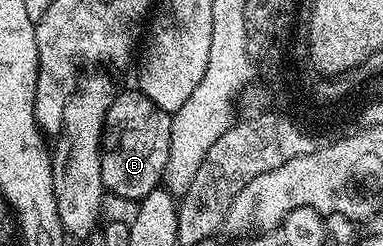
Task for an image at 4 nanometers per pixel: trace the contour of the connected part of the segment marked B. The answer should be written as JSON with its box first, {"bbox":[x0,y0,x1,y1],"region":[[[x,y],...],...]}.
{"bbox":[100,87,170,203],"region":[[[132,87],[117,92],[104,120],[104,136],[100,139],[102,183],[109,194],[124,201],[139,203],[164,180],[164,168],[170,155],[170,114],[162,111],[149,97]]]}

